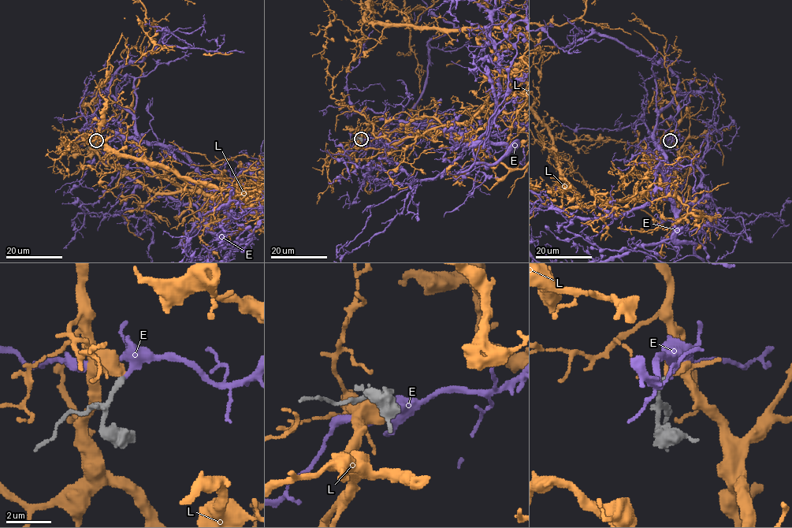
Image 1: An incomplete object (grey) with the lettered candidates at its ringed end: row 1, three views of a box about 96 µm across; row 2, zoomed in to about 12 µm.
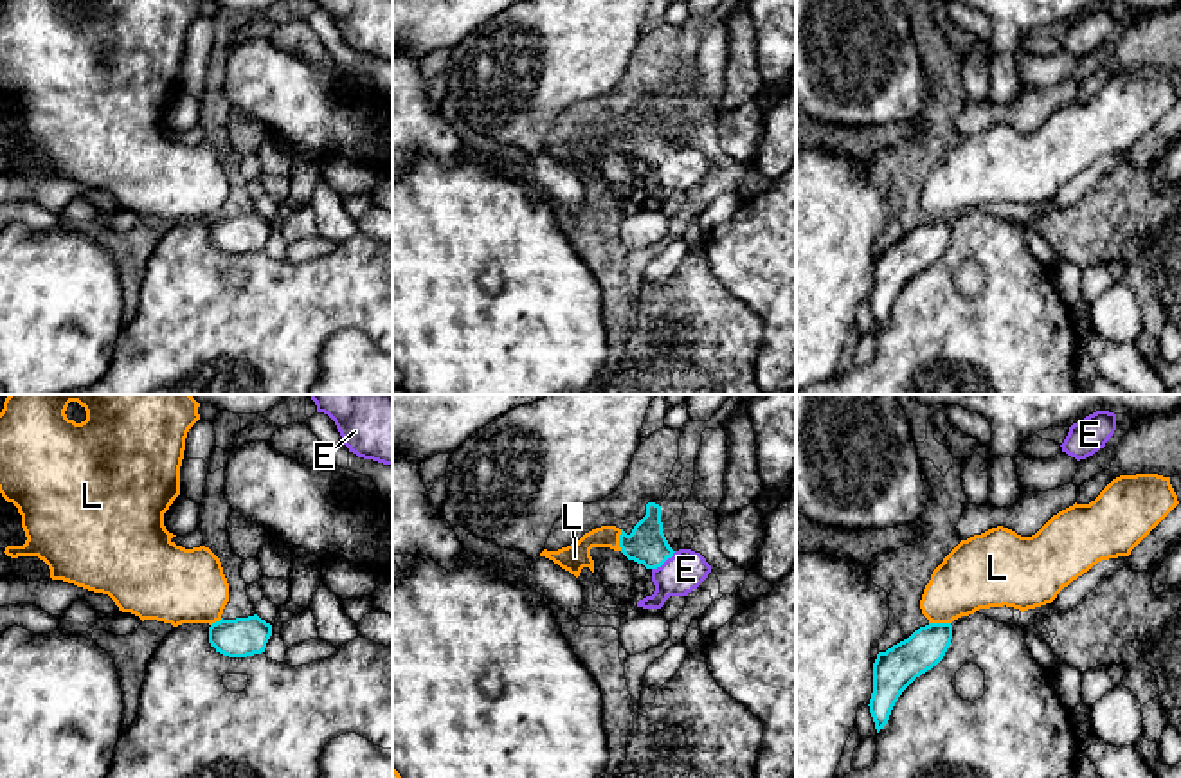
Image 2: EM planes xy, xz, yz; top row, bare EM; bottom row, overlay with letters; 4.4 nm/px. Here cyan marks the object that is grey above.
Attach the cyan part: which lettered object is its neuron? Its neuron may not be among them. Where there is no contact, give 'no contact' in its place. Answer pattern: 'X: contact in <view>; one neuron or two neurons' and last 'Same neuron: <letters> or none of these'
E: contact in xz; one neuron
L: contact in xz; two neurons
Same neuron: E

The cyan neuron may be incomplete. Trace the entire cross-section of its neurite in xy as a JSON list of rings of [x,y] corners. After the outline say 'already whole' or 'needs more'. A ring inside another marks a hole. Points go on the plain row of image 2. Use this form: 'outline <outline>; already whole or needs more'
outline [[[257,211],[236,216],[220,216],[209,223],[209,240],[229,254],[261,250],[272,232],[272,222]]]; already whole

